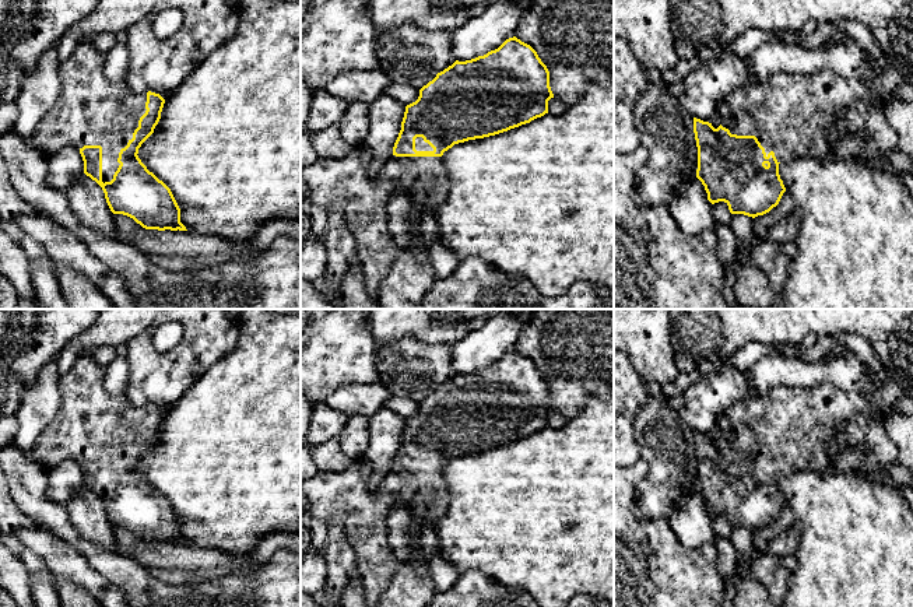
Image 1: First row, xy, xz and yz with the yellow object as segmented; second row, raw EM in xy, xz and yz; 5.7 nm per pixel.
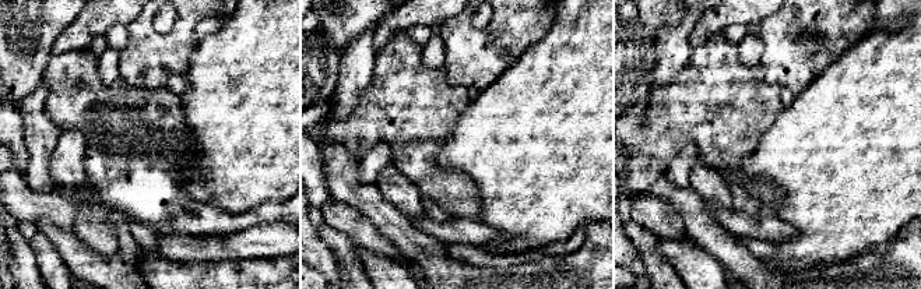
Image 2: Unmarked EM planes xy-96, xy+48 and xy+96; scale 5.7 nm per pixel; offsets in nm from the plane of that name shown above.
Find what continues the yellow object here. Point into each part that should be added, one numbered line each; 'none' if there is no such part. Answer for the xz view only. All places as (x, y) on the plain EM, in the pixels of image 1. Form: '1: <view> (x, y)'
1: xz (344, 497)

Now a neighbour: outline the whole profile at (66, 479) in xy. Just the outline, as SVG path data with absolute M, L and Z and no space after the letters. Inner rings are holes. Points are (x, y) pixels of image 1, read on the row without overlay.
M71 457L62 460L48 471L46 497L55 504L67 505L82 487L82 470L80 463Z

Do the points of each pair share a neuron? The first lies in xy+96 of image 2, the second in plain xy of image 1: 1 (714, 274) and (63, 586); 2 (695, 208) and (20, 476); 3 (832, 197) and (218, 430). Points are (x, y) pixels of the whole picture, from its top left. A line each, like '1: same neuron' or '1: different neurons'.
1: same neuron
2: same neuron
3: same neuron

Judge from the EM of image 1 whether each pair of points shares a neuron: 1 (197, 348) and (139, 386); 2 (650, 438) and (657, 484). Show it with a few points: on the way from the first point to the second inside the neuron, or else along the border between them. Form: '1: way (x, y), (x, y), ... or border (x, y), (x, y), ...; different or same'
1: way (183, 362), (169, 375), (153, 379); same
2: way (657, 449), (657, 473); same

